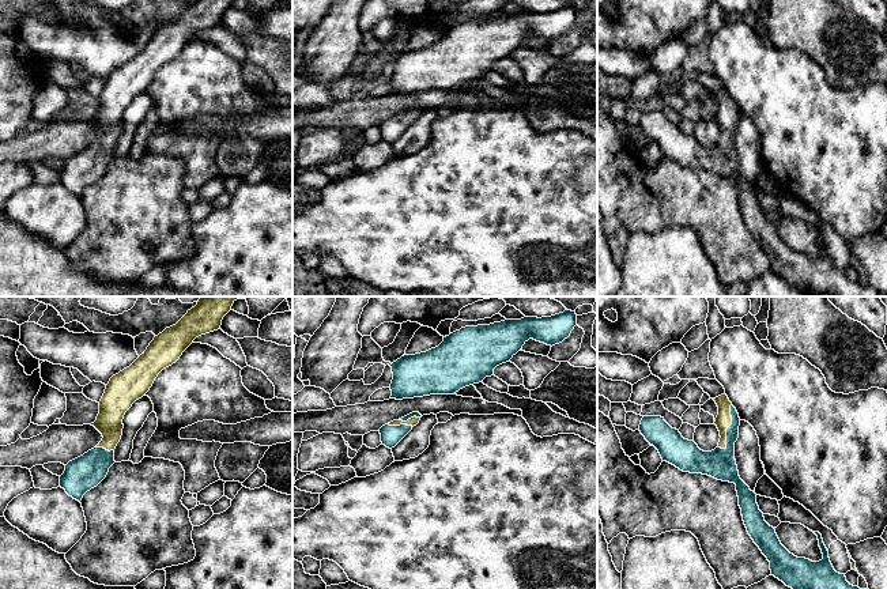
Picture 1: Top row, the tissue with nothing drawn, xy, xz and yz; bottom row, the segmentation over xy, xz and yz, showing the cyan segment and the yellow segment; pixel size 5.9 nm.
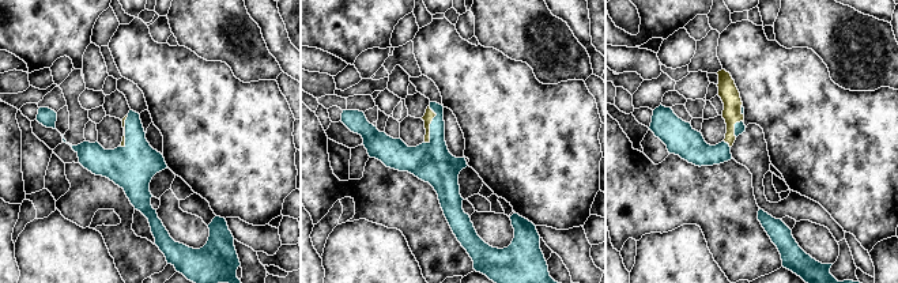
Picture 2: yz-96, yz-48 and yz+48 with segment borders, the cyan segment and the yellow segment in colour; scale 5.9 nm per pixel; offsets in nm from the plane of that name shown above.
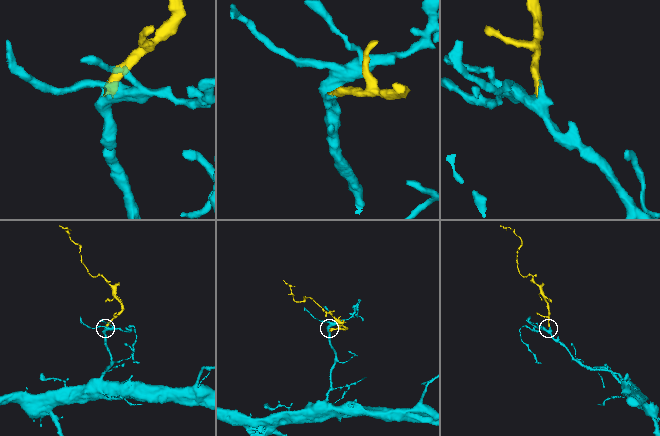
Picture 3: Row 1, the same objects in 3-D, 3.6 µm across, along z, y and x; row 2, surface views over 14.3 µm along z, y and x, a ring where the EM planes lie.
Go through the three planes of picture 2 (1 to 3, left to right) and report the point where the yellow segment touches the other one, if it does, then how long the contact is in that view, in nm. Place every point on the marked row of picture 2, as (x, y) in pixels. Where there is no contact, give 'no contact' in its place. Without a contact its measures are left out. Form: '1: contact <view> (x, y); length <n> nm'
1: contact yz-96 (125, 132); length 200 nm
2: contact yz-48 (430, 125); length 240 nm
3: contact yz+48 (735, 127); length 110 nm

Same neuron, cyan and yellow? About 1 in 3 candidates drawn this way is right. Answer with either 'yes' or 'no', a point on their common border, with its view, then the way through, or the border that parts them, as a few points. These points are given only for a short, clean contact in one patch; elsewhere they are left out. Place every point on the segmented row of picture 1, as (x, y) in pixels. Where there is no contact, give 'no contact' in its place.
yes | yz (728, 427) | across yz (720, 464), (725, 452), (728, 427), (724, 419)

